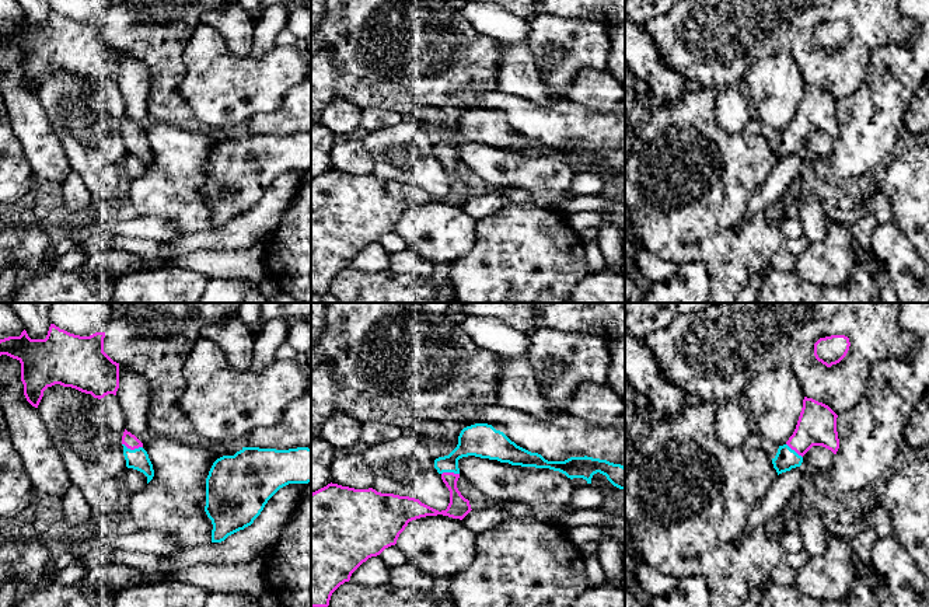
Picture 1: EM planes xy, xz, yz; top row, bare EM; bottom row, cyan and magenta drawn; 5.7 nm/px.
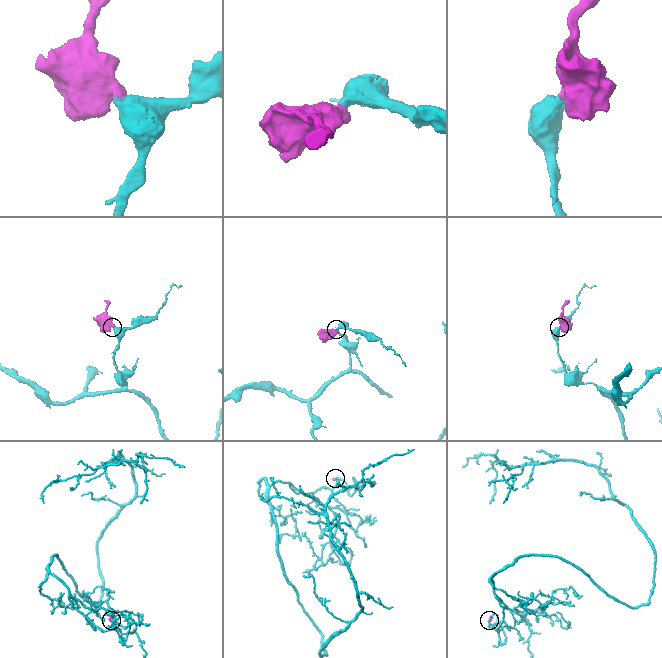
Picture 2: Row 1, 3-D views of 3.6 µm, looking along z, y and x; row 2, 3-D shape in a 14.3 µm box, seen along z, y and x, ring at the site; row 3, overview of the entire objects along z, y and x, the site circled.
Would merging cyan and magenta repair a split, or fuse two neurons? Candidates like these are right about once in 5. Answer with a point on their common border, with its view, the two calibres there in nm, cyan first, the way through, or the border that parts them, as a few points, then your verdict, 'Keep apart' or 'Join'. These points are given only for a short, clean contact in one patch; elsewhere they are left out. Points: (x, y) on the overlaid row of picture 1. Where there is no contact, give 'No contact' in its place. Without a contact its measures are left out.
Touches cyan at xy (132, 450). Thickness 120 nm (cyan) against 80 nm. Path across: xy (138, 459), (132, 450), (128, 439). Join

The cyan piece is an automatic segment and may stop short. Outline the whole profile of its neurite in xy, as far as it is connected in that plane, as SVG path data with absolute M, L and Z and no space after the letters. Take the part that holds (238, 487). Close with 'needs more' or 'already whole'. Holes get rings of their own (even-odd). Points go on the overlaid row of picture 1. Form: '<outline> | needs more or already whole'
M242 447L234 456L217 458L206 478L205 512L213 524L212 543L221 543L251 526L280 488L308 482L311 482L311 449L308 447L289 450Z | already whole

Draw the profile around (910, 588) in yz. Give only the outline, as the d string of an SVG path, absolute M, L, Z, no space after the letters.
M893 534L872 545L870 566L884 578L895 607L929 607L929 578Z

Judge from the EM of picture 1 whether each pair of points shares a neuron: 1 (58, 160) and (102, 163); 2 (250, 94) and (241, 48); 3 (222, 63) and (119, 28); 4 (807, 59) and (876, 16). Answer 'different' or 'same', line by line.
1: different
2: different
3: different
4: same

